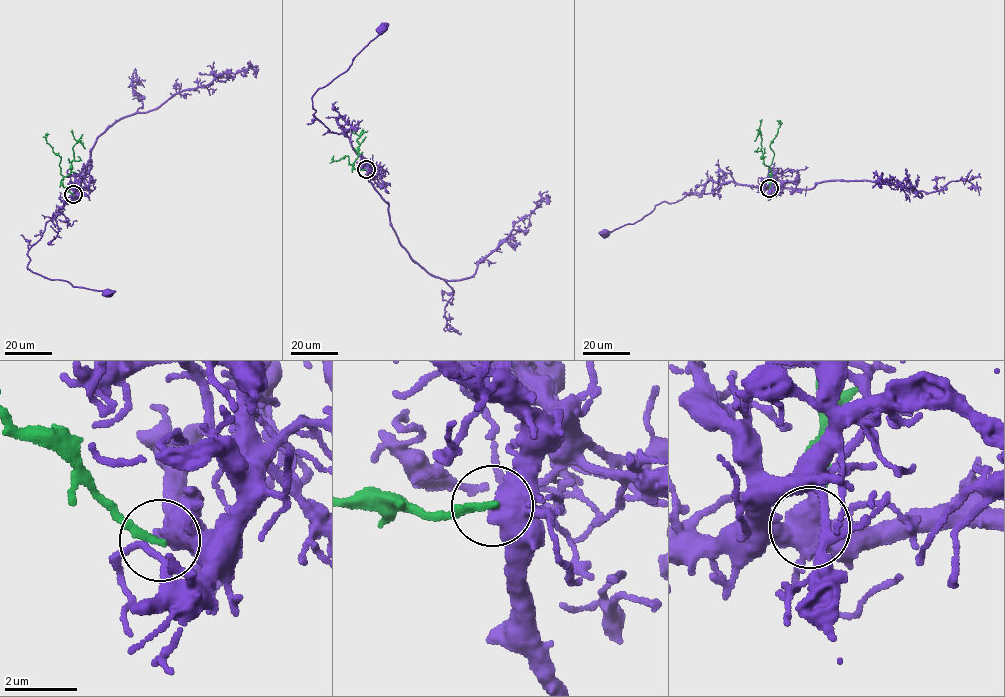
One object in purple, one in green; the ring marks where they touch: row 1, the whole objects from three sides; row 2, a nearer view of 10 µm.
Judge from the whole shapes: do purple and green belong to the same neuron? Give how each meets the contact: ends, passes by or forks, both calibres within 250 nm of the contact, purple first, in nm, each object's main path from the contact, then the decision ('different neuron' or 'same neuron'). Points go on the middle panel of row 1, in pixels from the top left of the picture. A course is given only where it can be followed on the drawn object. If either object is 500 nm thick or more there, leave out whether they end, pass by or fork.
calibres 550 and 220 nm; course purple (366, 169), (368, 163), (350, 140), (329, 131), (313, 115), (312, 95), (343, 73), (380, 29); course green (366, 169), (352, 167), (359, 154), (356, 140), (360, 136), (352, 133); different neuron

